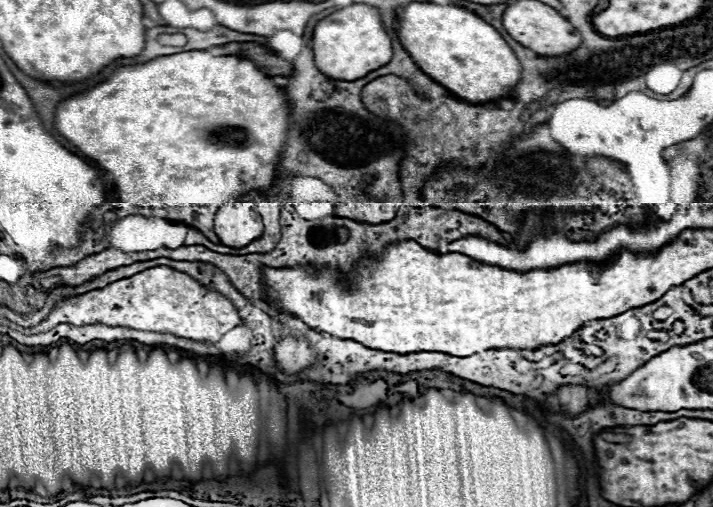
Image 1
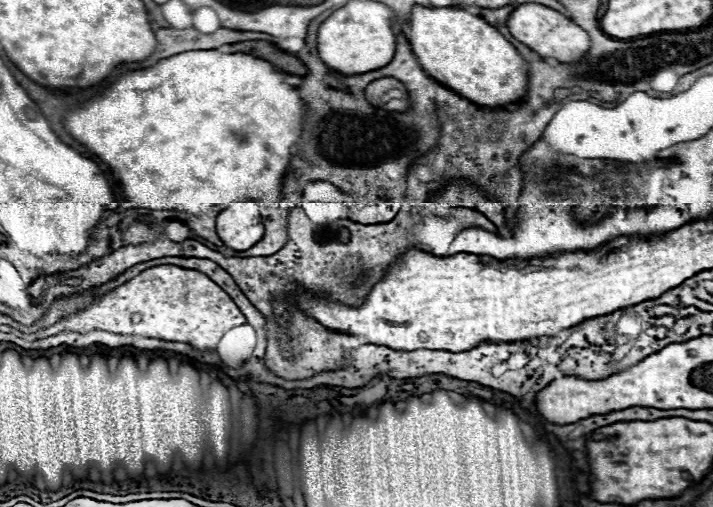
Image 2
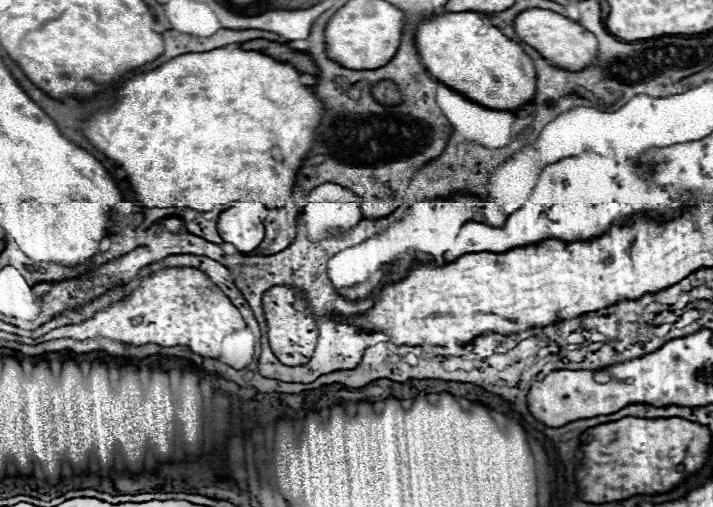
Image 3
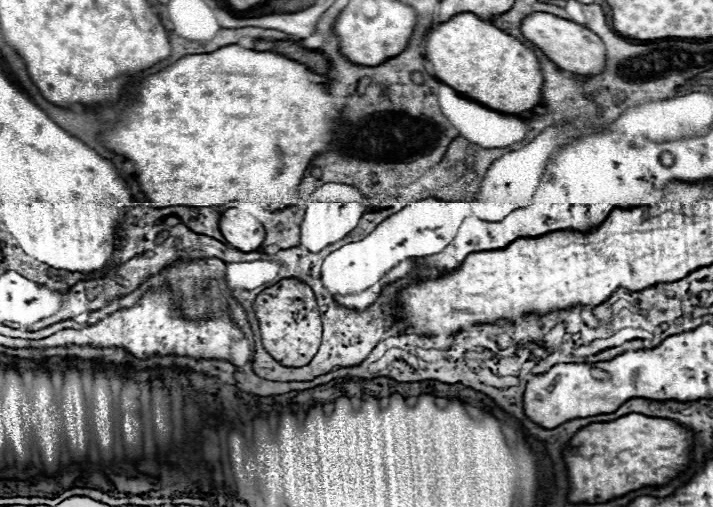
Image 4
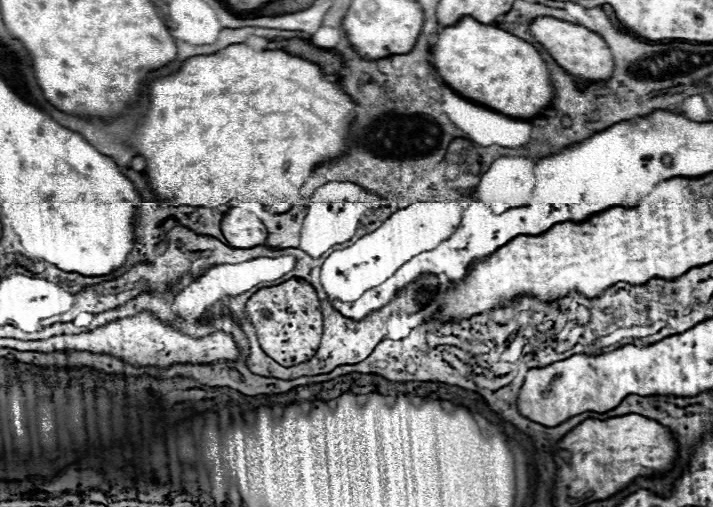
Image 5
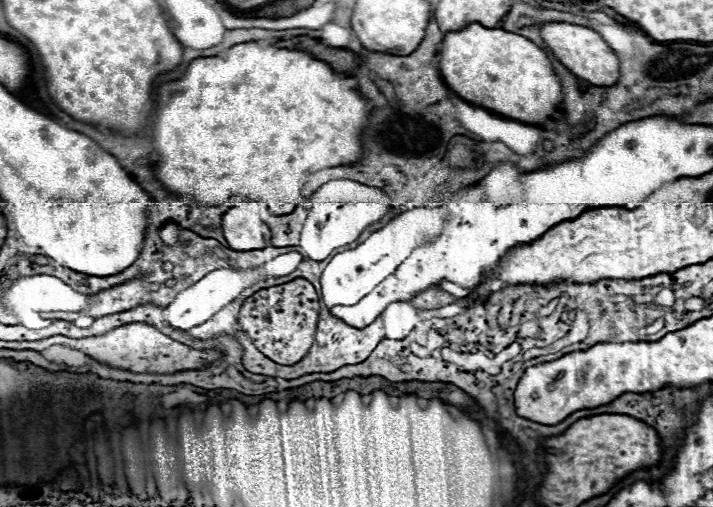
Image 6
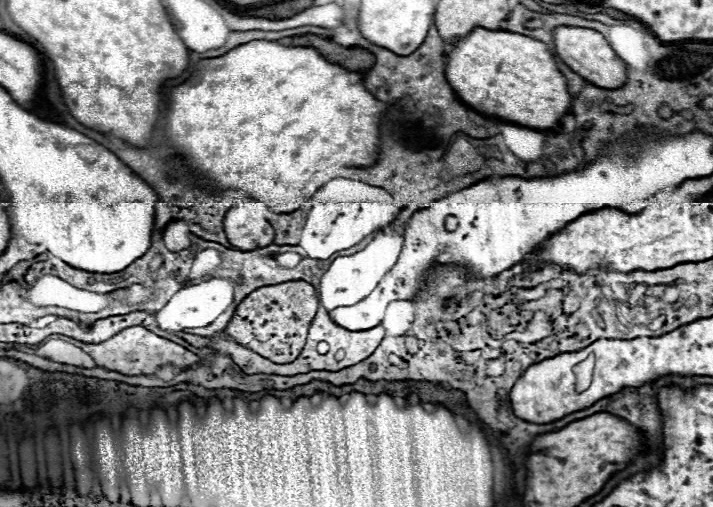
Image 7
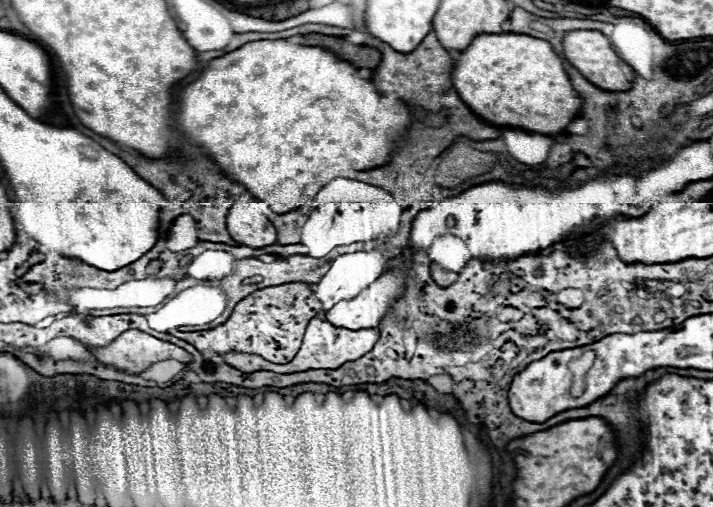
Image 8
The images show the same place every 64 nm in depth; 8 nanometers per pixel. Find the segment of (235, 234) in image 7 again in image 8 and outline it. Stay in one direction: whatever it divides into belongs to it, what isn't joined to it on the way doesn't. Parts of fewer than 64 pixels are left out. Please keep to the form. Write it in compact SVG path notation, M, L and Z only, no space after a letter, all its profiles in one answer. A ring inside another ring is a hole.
M244 194L230 210L226 220L230 236L250 248L264 248L272 246L278 240L276 230L272 228L270 220L260 212L258 202Z

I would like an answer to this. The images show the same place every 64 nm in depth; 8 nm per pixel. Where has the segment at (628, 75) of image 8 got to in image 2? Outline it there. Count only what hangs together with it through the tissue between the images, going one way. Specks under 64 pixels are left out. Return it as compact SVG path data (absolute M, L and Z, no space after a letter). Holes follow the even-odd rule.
M522 4L518 6L508 20L510 34L538 52L544 58L556 58L562 64L578 64L590 50L590 36L580 26L576 26L572 20L562 16L560 12L546 8L542 4Z

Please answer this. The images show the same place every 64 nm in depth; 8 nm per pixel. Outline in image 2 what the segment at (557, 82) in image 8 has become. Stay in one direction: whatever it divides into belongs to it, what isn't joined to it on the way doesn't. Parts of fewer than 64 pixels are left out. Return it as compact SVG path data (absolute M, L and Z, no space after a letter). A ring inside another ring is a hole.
M414 6L410 16L410 44L420 66L434 80L474 104L502 108L520 102L528 92L528 62L494 26L466 10Z

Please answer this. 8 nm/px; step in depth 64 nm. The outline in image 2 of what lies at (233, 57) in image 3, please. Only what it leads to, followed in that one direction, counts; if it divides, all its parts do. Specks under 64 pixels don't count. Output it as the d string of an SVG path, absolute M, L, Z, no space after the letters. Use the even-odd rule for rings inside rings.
M218 50L182 52L176 56L164 58L146 70L134 70L134 72L122 74L100 96L88 100L84 106L72 108L64 118L64 126L76 140L80 140L90 152L94 152L98 158L102 158L110 166L111 171L118 176L120 185L124 186L125 199L134 208L184 210L184 212L200 214L200 212L220 212L228 208L230 204L234 204L236 200L260 200L264 204L278 204L282 200L284 178L294 158L294 154L290 154L290 148L302 140L302 130L304 130L304 122L308 114L306 102L300 96L298 88L284 82L288 76L290 76L288 72L278 70L268 60L262 60L244 52L234 52L234 54L220 54Z

